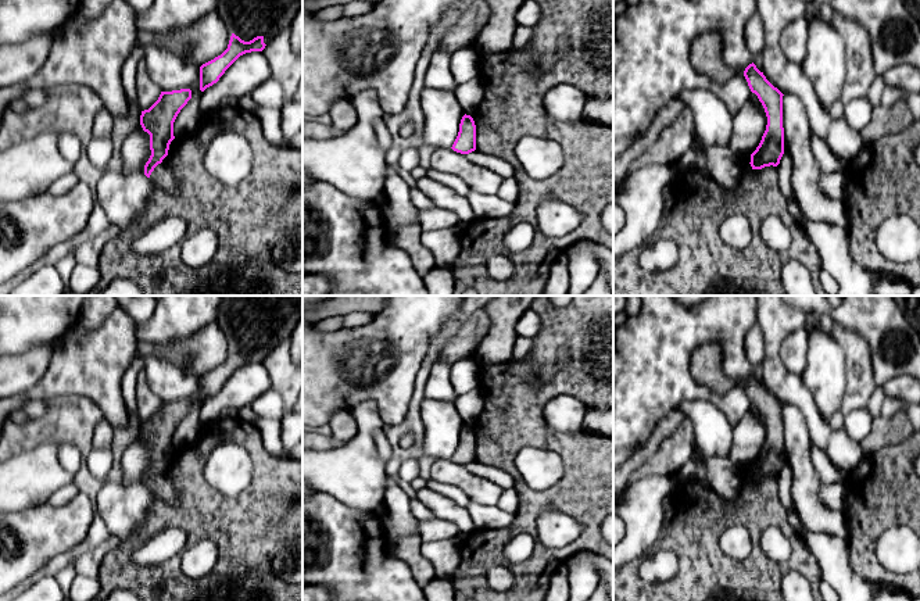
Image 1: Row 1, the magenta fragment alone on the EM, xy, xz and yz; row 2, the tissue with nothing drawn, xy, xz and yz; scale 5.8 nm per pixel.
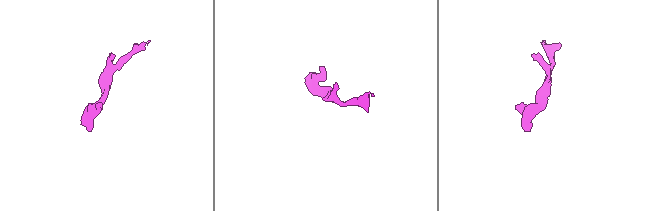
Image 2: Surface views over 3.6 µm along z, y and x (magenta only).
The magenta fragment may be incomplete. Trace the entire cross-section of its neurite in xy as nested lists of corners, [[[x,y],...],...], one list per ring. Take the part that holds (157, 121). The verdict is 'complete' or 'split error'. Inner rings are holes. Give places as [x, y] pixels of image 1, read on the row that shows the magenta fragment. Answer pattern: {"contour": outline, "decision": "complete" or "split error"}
{"contour": [[[190,89],[161,92],[158,100],[148,110],[142,111],[140,125],[150,135],[151,150],[151,155],[144,165],[147,178],[168,155],[169,144],[175,139],[173,122],[190,99]]], "decision": "complete"}

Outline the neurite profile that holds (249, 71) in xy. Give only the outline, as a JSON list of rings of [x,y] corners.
[[[262,51],[240,56],[216,83],[203,92],[200,99],[203,115],[219,110],[226,99],[237,100],[251,94],[269,78],[272,78],[271,67]]]

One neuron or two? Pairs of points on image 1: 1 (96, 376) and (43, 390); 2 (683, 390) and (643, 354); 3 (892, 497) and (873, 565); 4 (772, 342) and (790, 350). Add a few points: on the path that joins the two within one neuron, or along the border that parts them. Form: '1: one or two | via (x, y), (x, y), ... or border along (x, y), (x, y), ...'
1: one | via (83, 376), (64, 376), (56, 382)
2: one | via (673, 383), (652, 364)
3: one | via (876, 514), (867, 522), (867, 548)
4: two | border along (804, 325), (780, 344), (780, 360), (791, 374)

